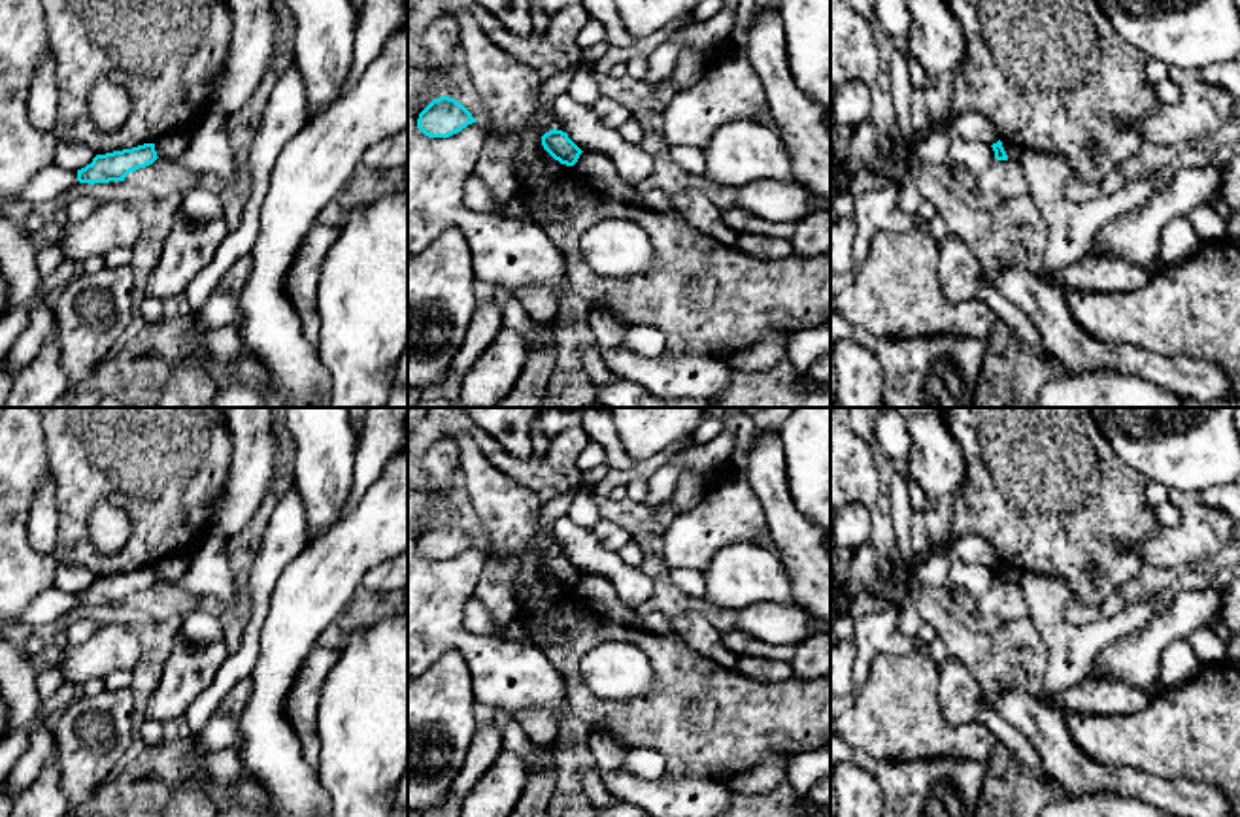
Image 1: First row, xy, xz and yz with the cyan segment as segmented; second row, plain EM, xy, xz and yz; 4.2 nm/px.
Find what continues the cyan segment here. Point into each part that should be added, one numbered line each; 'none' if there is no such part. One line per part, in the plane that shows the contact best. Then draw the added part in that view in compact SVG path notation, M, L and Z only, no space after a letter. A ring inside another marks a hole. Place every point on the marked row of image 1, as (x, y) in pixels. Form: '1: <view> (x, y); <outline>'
none

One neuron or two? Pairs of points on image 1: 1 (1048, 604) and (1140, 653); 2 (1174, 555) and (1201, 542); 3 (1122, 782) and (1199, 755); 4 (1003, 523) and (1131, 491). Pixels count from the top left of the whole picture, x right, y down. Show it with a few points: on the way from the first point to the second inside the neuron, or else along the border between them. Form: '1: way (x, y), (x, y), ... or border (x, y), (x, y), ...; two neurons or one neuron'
1: border (1156, 617), (1106, 646), (1095, 657), (1088, 674); two neurons
2: way (1180, 550), (1188, 542), (1195, 542); one neuron
3: border (1105, 763), (1191, 782); two neurons
4: way (1035, 538), (1084, 538), (1099, 523); one neuron

